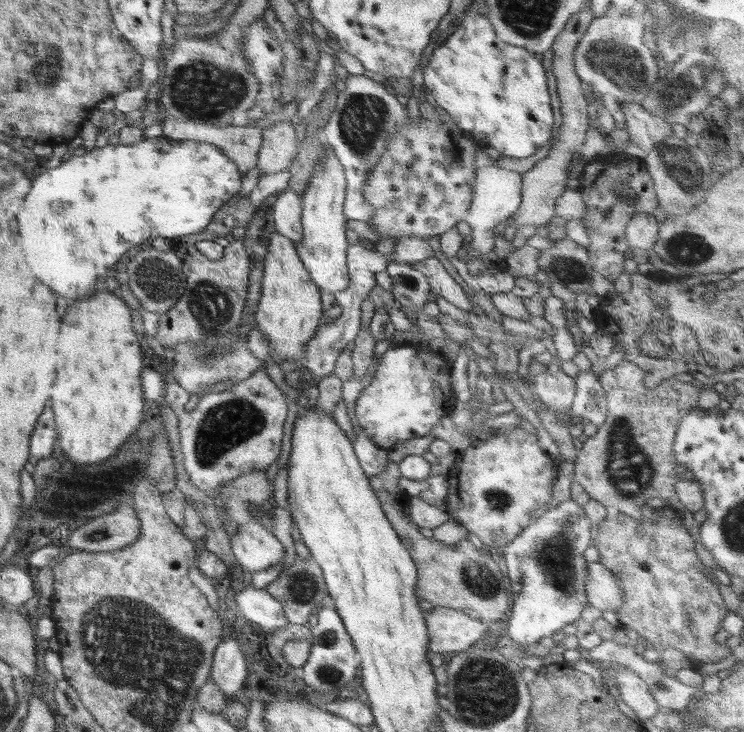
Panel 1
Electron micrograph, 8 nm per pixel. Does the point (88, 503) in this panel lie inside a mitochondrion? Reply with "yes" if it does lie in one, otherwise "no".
yes

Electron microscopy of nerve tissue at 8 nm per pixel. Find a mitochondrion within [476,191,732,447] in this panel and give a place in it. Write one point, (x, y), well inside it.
(684, 248)

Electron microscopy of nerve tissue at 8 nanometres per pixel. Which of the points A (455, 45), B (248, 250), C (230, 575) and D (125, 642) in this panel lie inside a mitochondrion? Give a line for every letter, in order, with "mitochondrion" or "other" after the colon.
A: other
B: other
C: other
D: mitochondrion

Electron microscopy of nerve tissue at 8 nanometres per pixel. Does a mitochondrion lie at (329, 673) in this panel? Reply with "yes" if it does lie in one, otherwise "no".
yes

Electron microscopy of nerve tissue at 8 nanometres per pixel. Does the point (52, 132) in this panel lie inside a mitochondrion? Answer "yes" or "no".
no

